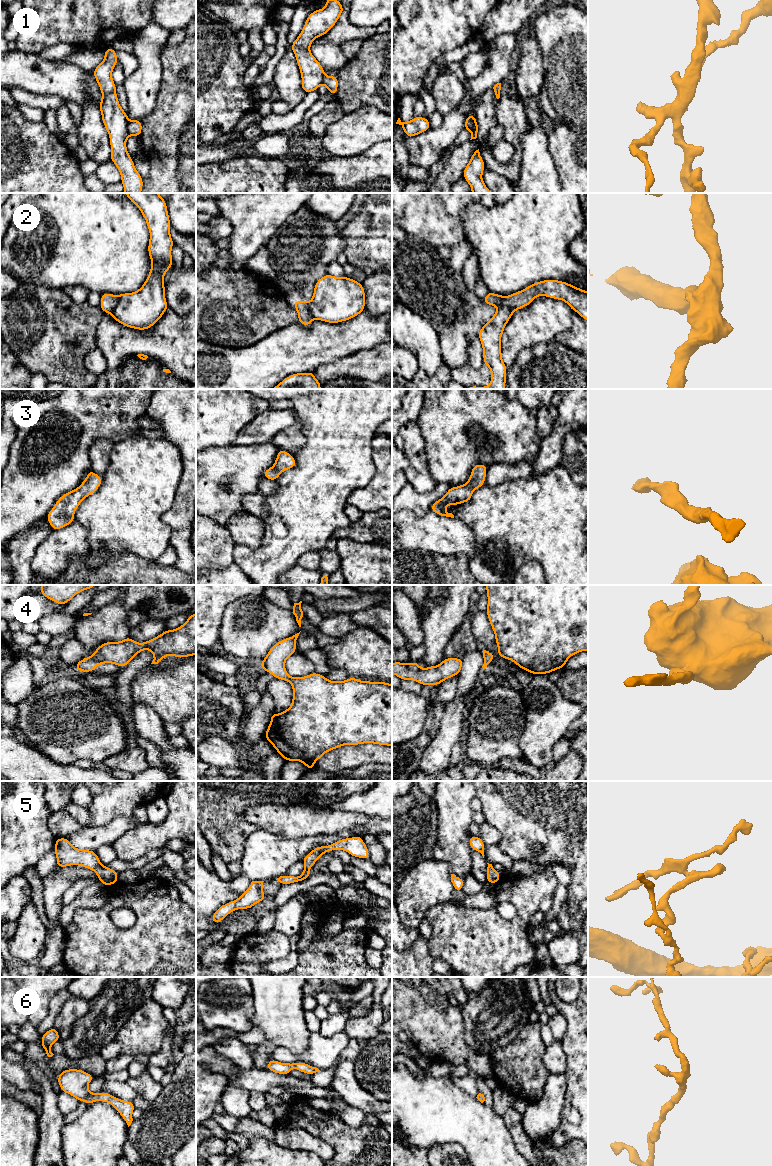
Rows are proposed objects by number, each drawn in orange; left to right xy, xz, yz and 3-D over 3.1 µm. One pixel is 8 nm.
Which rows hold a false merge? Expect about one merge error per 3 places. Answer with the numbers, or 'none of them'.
1, 2, 4

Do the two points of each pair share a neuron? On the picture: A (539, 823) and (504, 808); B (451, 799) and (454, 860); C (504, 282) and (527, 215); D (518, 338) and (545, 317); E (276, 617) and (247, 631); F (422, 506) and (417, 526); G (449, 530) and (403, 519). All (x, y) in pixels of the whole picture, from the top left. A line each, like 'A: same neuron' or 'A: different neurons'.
A: same neuron
B: same neuron
C: same neuron
D: same neuron
E: same neuron
F: different neurons
G: same neuron

